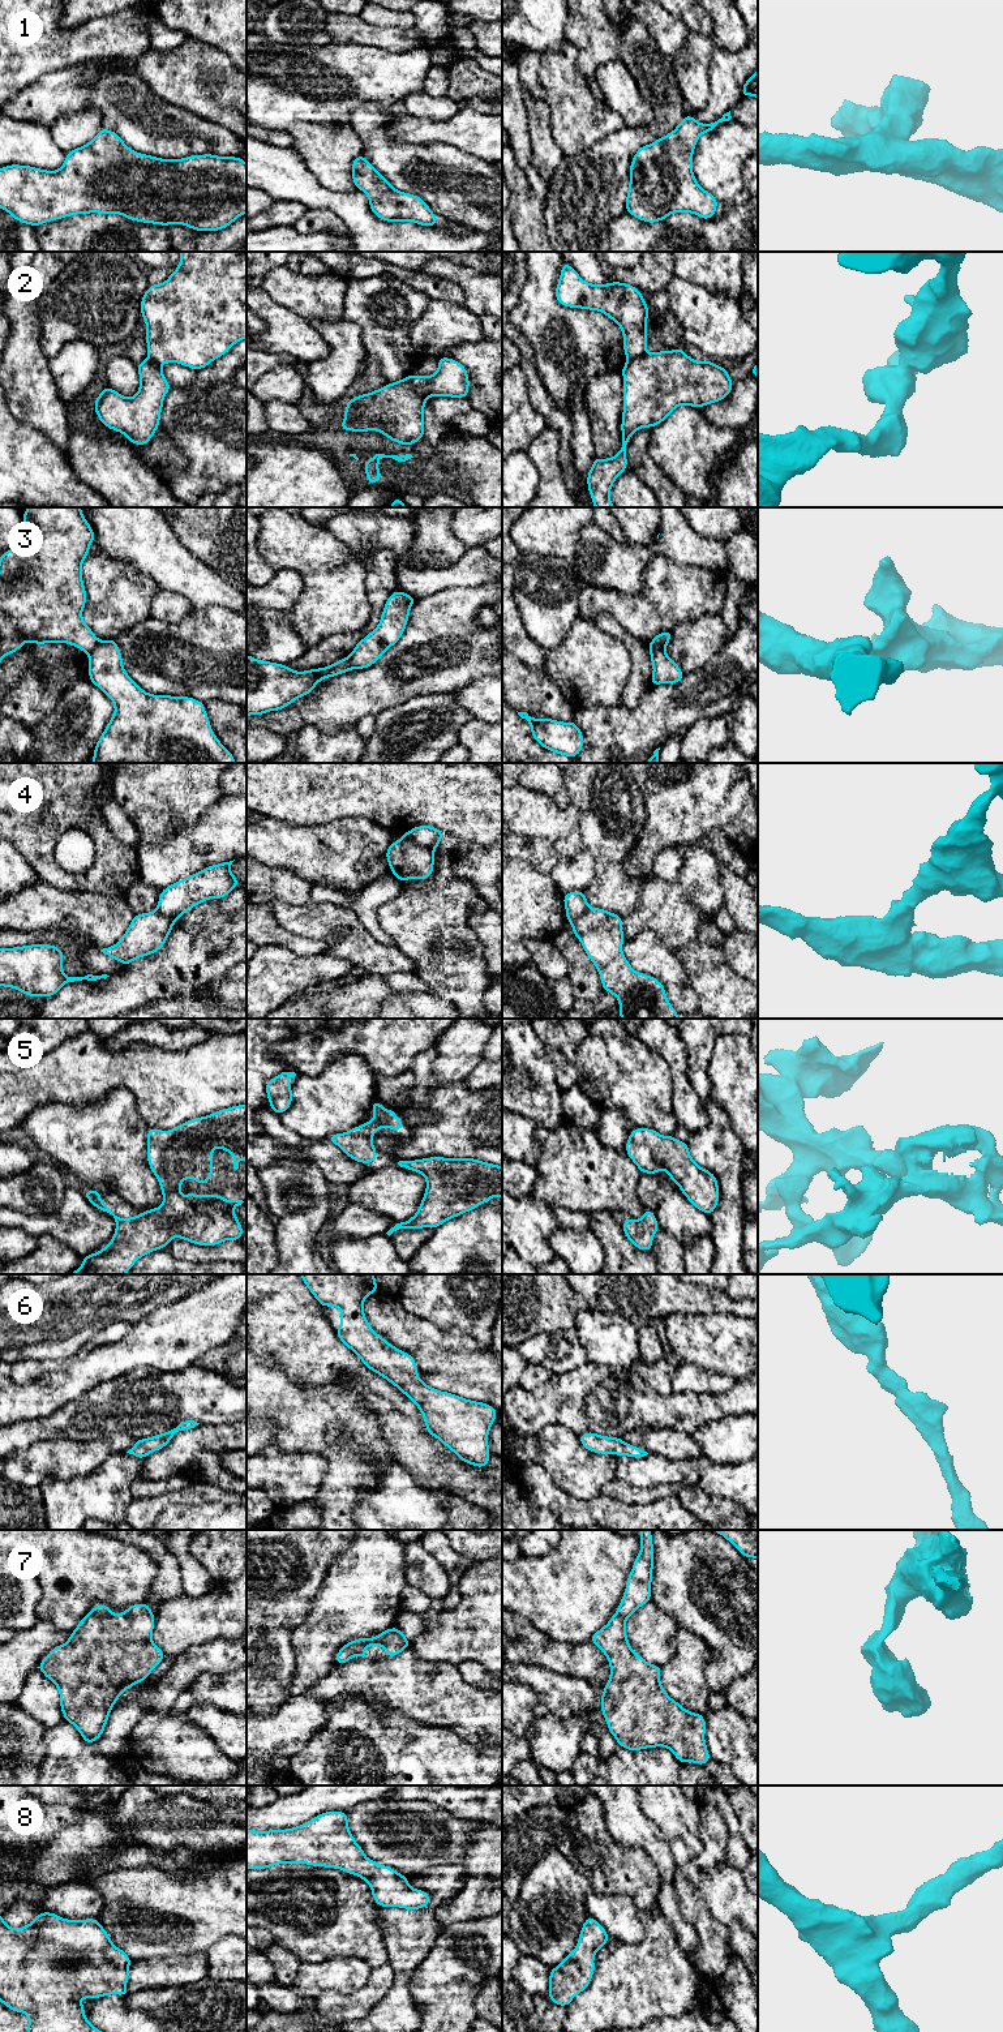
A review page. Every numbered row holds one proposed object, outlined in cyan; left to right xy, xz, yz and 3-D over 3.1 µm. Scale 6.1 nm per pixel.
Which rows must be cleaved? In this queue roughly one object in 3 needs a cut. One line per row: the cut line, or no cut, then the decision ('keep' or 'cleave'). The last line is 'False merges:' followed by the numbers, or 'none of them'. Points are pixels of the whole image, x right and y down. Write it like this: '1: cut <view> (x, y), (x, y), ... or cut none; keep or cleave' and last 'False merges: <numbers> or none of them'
1: cut none; keep
2: cut xz (407, 377), (427, 398); cleave
3: cut xy (99, 641), (88, 654); cleave
4: cut xz (407, 832), (419, 844), (433, 852); cleave
5: cut none; keep
6: cut none; keep
7: cut none; keep
8: cut none; keep
False merges: 2, 3, 4

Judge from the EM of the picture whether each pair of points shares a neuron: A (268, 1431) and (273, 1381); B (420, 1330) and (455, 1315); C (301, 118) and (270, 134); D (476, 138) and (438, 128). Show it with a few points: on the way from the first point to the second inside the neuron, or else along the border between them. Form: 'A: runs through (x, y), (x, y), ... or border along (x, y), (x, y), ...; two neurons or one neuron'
A: border along (262, 1417), (277, 1430), (268, 1444); two neurons
B: border along (407, 1311), (442, 1329), (458, 1328), (463, 1333); two neurons
C: border along (260, 125), (286, 131), (292, 138), (295, 148); two neurons
D: runs through (467, 132), (448, 132); one neuron

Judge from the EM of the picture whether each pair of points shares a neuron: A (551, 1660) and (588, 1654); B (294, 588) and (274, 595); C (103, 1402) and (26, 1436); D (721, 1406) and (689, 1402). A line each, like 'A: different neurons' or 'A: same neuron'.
A: same neuron
B: same neuron
C: same neuron
D: same neuron

